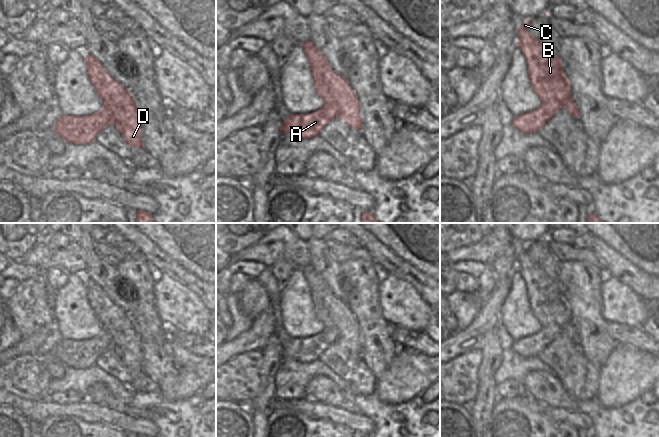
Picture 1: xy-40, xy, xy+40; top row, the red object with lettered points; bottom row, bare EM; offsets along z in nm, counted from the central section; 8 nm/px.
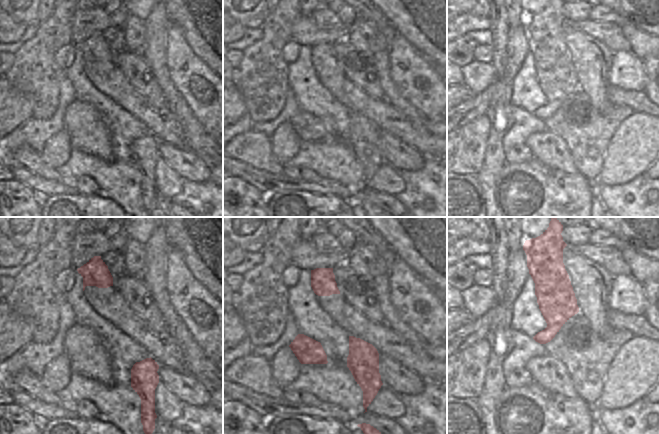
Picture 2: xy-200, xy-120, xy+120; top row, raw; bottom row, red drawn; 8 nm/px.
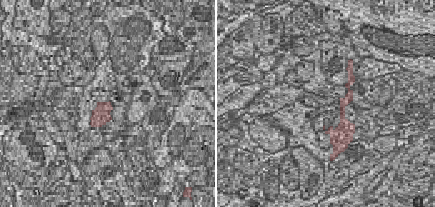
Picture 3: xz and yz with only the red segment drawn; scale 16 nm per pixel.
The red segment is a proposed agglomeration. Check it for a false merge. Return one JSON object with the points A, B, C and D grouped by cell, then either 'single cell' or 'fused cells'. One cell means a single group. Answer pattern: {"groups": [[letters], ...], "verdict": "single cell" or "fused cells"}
{"groups": [["A", "B", "C"], ["D"]], "verdict": "fused cells"}

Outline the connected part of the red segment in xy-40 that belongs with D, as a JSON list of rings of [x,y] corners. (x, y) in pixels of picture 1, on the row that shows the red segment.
[[[86,55],[86,73],[104,106],[114,115],[114,125],[131,148],[144,148],[140,111],[130,92],[95,58]]]

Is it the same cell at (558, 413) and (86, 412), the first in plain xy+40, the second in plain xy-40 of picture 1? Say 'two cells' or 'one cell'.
one cell

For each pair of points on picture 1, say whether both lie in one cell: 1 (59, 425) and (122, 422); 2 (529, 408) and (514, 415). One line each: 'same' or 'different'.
1: different
2: same

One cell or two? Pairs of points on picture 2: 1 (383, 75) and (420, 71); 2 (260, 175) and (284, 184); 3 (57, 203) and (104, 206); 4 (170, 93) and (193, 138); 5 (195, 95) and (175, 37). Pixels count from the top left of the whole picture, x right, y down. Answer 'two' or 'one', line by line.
1: two
2: one
3: one
4: one
5: one

